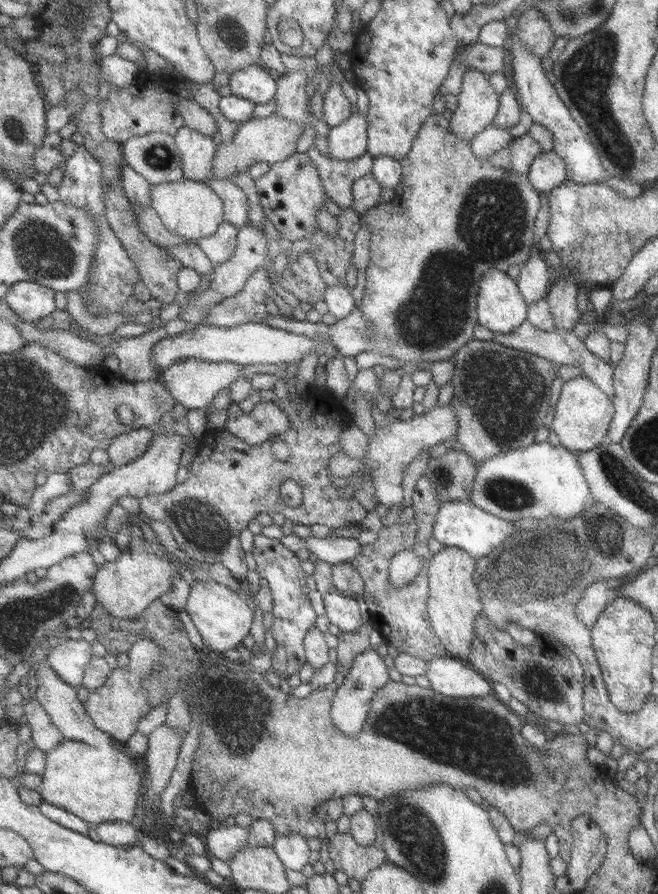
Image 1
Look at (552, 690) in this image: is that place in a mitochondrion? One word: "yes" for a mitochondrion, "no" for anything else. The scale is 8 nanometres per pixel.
yes

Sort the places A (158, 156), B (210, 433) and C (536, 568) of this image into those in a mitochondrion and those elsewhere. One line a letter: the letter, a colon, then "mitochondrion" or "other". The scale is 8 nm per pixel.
A: mitochondrion
B: other
C: mitochondrion

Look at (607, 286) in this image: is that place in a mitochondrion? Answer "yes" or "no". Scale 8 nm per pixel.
no

